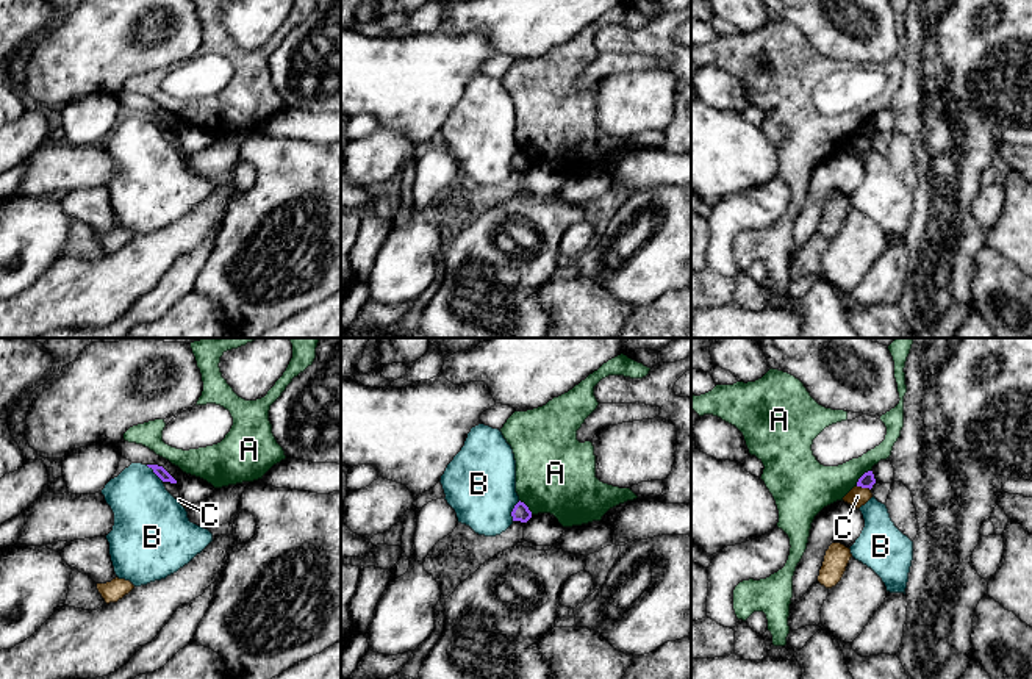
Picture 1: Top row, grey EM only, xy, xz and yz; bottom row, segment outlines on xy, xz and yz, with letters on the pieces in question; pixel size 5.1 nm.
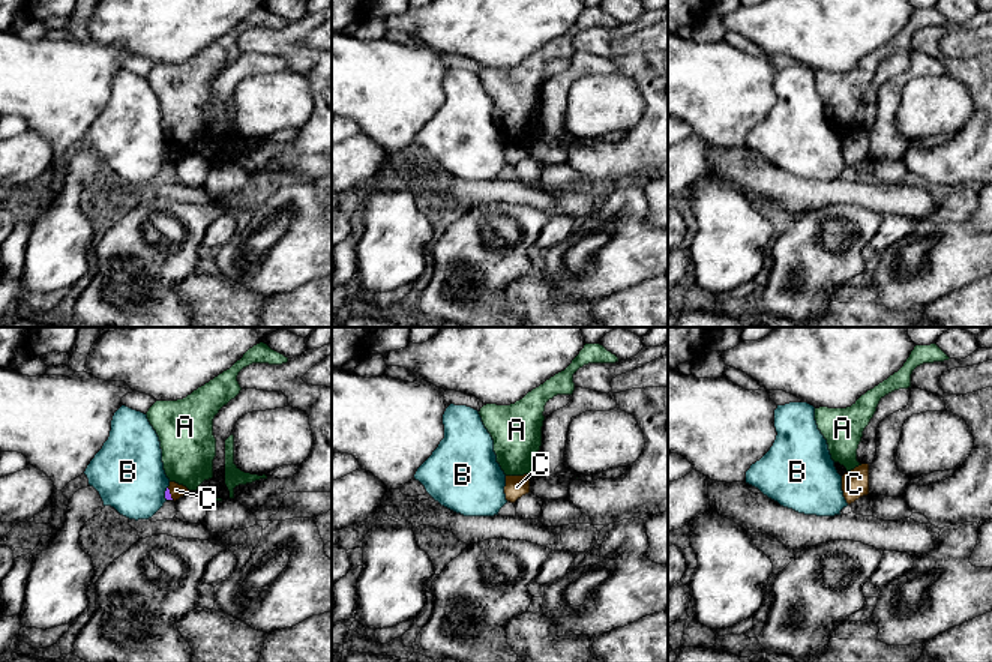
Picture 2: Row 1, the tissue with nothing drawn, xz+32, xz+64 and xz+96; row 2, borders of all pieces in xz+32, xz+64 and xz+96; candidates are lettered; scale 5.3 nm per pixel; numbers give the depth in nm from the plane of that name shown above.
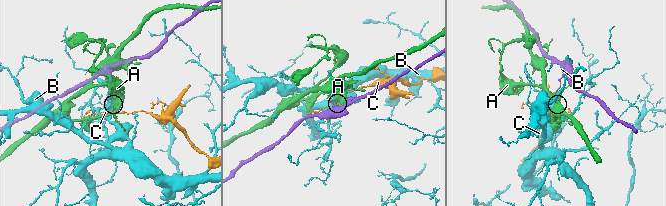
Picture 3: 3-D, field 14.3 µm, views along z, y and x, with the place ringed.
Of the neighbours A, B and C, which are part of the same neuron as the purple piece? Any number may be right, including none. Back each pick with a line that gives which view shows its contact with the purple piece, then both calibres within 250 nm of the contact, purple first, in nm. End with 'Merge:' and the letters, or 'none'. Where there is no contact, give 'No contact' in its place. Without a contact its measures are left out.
Merge: none

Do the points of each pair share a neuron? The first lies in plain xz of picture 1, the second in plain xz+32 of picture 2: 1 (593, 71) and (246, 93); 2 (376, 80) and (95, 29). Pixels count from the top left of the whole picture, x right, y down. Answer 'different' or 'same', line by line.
1: different
2: different

